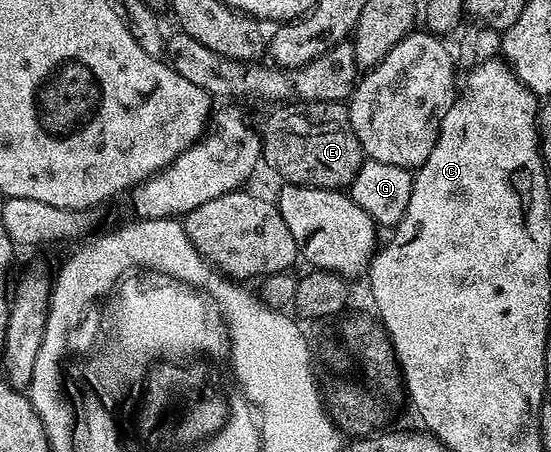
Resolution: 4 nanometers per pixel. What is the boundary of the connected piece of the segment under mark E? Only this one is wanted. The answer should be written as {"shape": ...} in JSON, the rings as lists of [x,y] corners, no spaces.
{"shape":[[[295,102],[287,106],[277,107],[277,112],[268,116],[268,121],[262,127],[262,160],[269,164],[278,175],[281,181],[307,188],[335,188],[344,190],[352,183],[352,179],[358,174],[360,165],[366,157],[360,149],[358,138],[350,126],[348,109],[340,102]]]}

